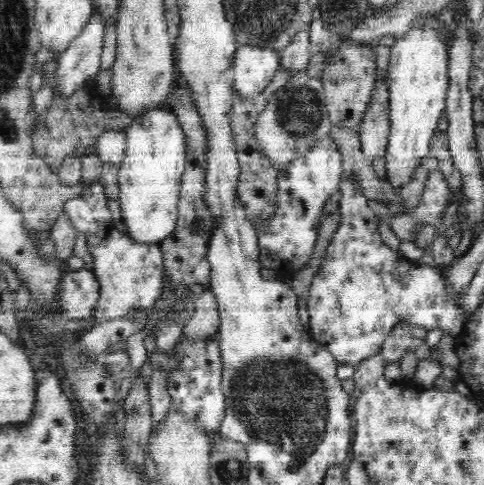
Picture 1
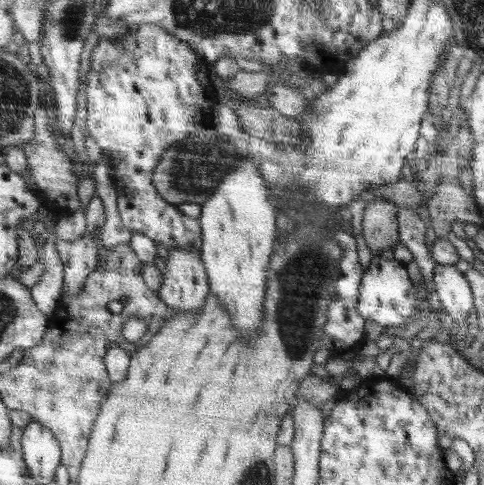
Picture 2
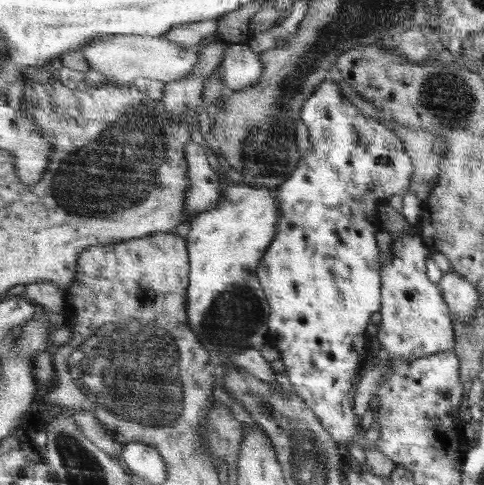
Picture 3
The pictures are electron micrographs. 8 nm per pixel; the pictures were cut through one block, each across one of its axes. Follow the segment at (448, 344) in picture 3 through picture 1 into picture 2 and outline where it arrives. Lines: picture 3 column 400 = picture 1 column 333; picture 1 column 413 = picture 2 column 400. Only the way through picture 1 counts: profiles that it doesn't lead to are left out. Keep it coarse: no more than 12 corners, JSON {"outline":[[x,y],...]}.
{"outline":[[373,256],[359,314],[381,328],[417,312],[413,284],[397,260]]}

